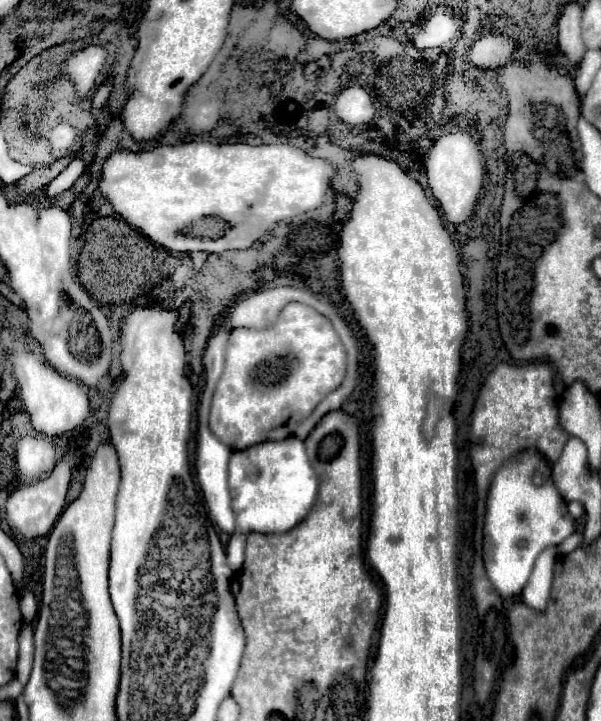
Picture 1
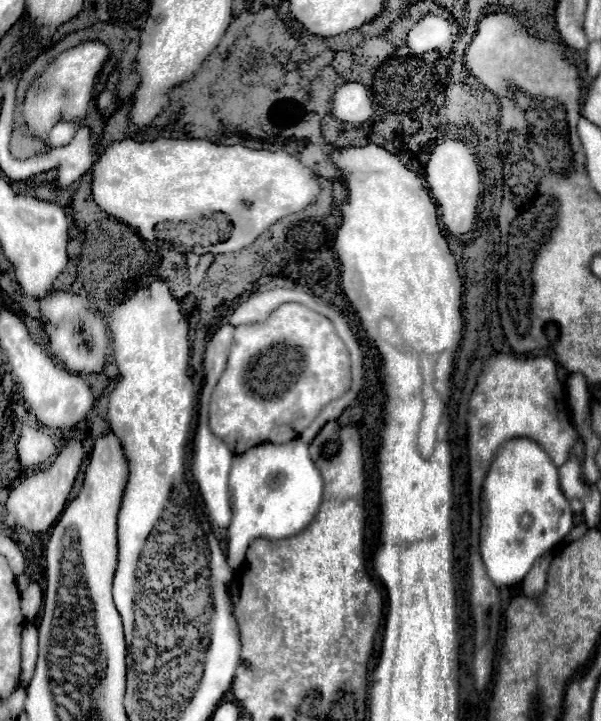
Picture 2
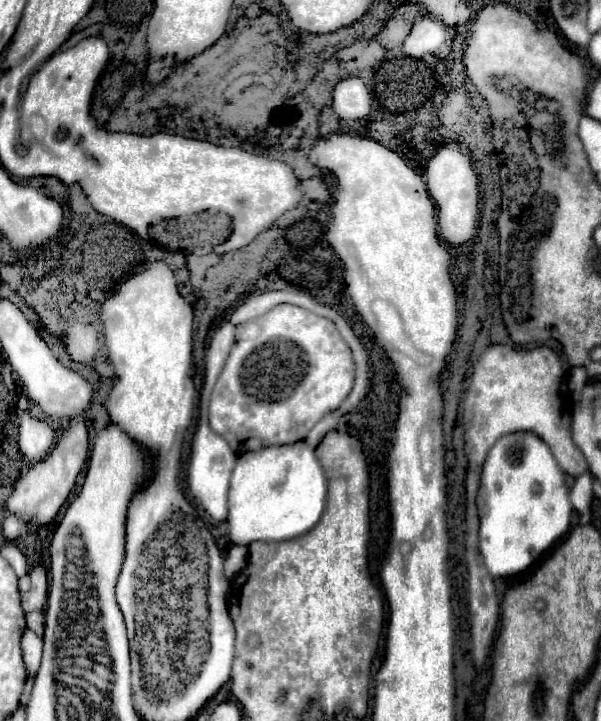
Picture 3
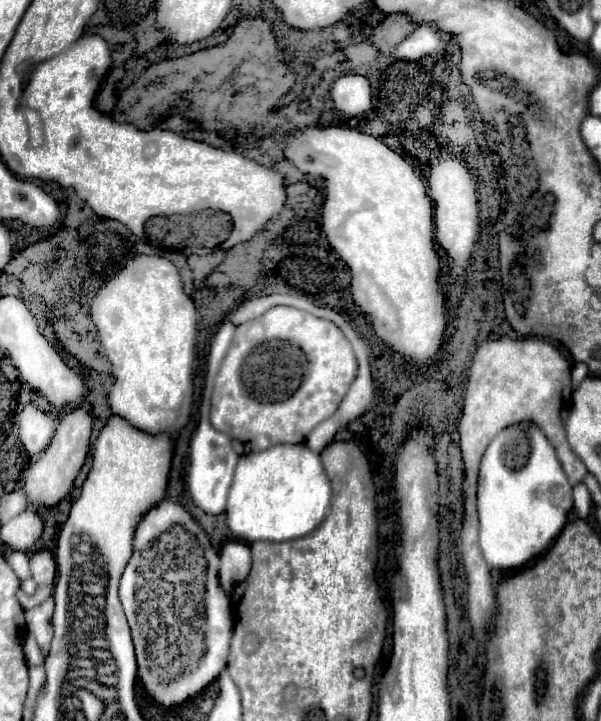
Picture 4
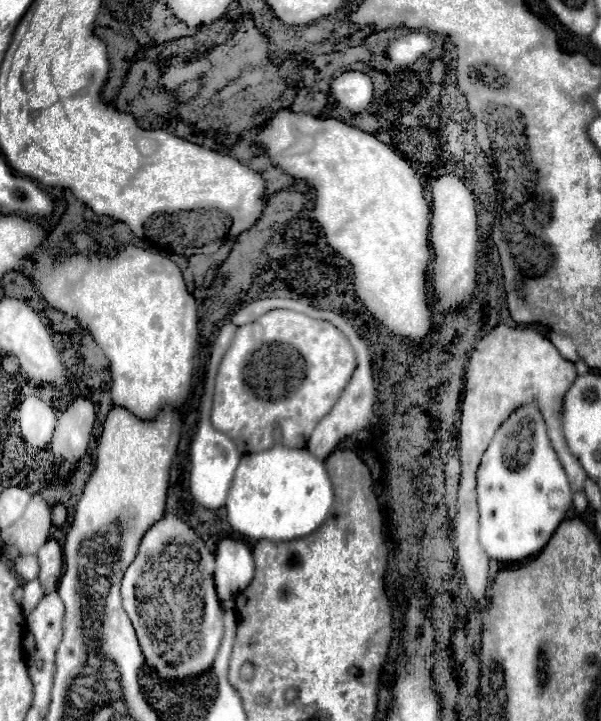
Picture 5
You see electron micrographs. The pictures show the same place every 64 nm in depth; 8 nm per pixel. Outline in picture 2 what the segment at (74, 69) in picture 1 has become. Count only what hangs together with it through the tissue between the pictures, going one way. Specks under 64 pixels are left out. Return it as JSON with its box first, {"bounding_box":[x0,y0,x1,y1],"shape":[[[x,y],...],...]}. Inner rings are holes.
{"bounding_box":[22,40,110,140],"shape":[[[86,40],[86,42],[58,54],[46,66],[42,76],[38,80],[34,80],[34,84],[30,86],[30,90],[24,98],[24,104],[22,104],[22,116],[32,134],[48,140],[50,130],[54,128],[54,124],[60,122],[60,114],[64,114],[64,92],[76,92],[76,84],[82,84],[82,78],[92,78],[92,74],[100,74],[108,54],[110,54],[110,50],[106,48],[106,44]]]}

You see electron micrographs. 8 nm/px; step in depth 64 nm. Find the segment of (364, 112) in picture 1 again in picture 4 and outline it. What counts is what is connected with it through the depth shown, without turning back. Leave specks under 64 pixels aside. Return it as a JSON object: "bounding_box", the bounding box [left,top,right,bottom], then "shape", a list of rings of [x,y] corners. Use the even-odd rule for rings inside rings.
{"bounding_box":[330,74,372,116],"shape":[[[360,74],[340,76],[330,88],[330,98],[340,112],[348,116],[360,116],[370,110],[372,104],[370,80]]]}

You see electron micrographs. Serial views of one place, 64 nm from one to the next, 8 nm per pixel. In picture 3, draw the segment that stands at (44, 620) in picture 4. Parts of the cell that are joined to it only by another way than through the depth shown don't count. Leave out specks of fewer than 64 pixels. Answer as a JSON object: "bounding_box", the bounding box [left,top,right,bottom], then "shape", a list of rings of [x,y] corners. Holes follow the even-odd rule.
{"bounding_box":[26,608,46,638],"shape":[[[40,608],[40,610],[26,614],[26,626],[30,630],[34,630],[40,638],[44,638],[44,612],[46,612],[46,608]]]}

